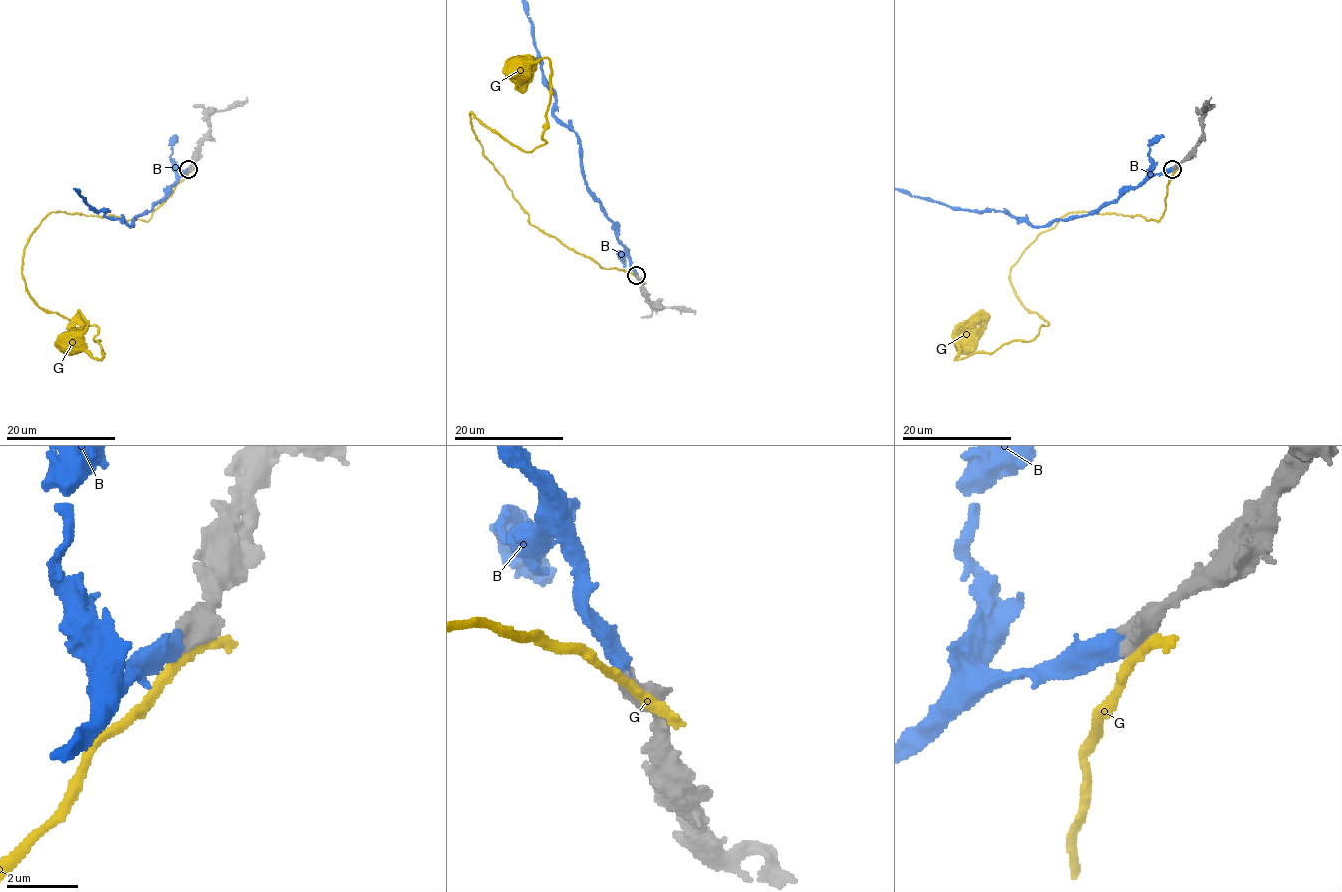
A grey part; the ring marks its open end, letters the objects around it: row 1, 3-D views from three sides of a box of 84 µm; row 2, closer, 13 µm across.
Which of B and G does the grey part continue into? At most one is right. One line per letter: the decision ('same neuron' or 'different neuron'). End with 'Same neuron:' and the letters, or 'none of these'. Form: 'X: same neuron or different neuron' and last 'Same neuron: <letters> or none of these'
B: same neuron
G: different neuron
Same neuron: B

